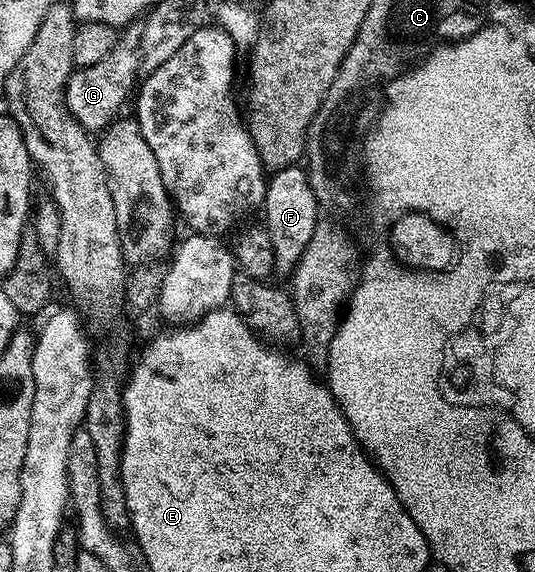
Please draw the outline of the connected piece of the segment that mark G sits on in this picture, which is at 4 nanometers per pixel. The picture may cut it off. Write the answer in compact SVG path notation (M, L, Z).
M138 22L127 24L121 29L117 44L110 53L100 58L98 62L75 67L71 72L66 83L66 105L72 118L76 118L76 122L87 132L98 134L109 128L115 117L121 113L118 111L121 110L122 103L129 96L131 99L132 89L140 78L138 47L141 41L142 24Z

